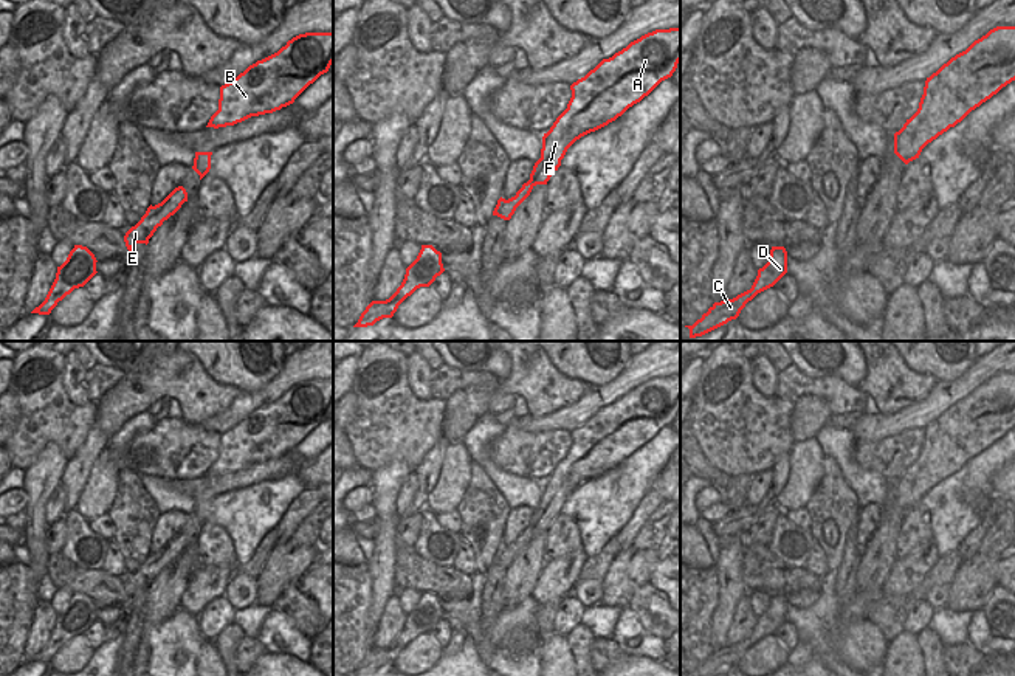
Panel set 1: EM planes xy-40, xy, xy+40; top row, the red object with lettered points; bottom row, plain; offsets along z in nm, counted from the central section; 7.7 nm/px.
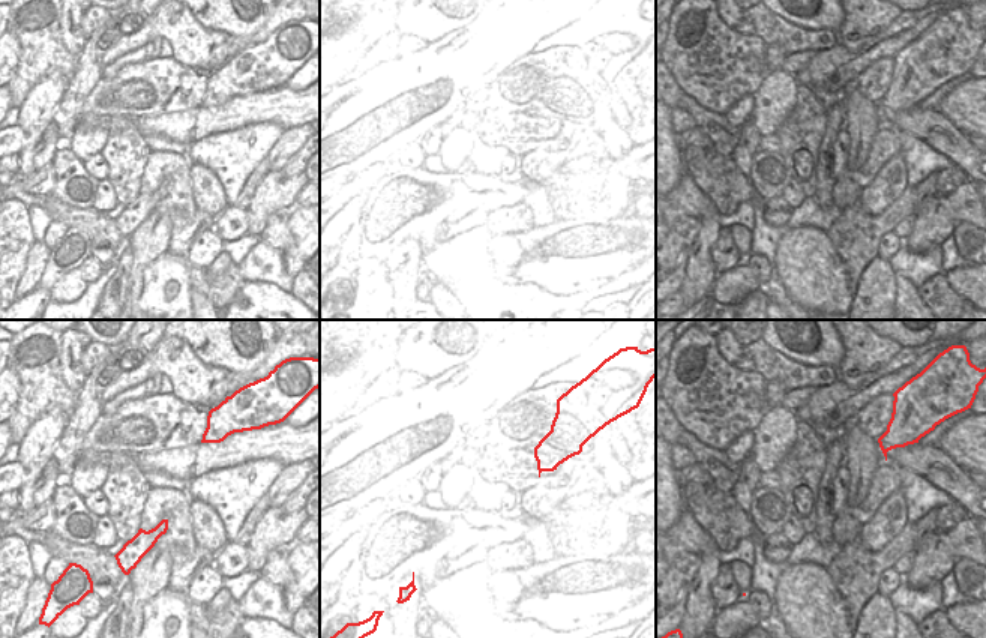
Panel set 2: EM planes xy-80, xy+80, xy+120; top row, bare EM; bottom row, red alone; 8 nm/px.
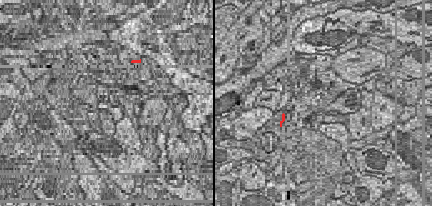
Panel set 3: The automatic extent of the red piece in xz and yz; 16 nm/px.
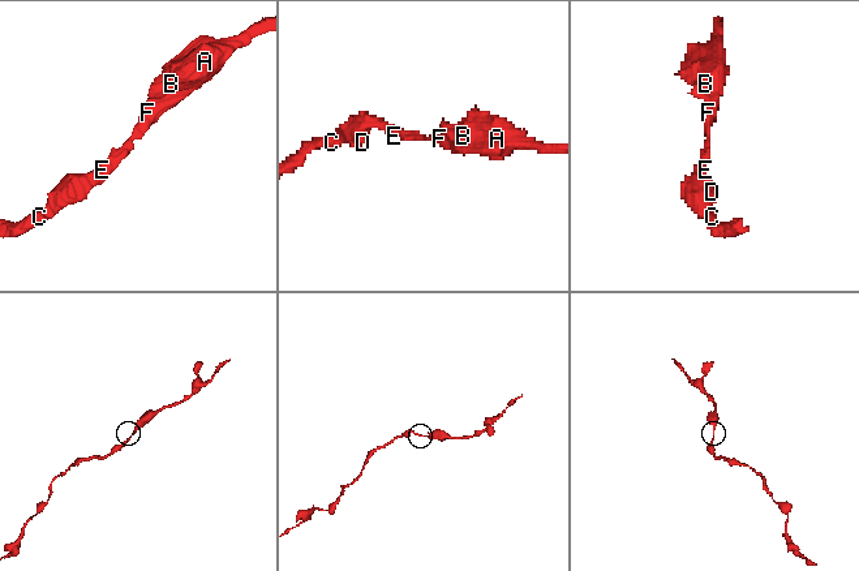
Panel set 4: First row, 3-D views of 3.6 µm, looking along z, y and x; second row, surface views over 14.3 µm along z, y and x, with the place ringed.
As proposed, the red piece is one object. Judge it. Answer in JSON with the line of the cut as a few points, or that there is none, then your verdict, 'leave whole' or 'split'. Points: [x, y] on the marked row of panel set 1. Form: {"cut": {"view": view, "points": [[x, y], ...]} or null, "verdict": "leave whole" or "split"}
{"cut": null, "verdict": "leave whole"}

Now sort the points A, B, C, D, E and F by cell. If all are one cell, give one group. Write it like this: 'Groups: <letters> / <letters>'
Groups: A B C D E F

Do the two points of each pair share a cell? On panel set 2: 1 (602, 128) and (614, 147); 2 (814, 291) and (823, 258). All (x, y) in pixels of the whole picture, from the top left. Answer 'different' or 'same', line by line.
1: same
2: same

